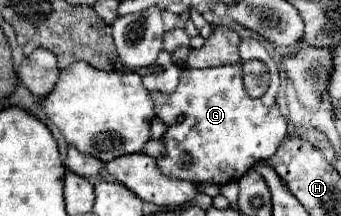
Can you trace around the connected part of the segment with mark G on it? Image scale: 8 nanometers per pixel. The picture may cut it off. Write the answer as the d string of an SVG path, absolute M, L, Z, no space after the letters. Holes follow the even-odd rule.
M242 39L240 59L242 63L260 59L270 69L270 87L262 97L252 99L246 95L242 83L242 65L222 65L218 69L184 69L174 93L150 91L156 115L166 125L166 133L160 137L166 153L154 157L158 169L164 175L192 181L196 185L226 185L240 179L246 169L250 171L258 159L270 159L288 137L288 125L276 103L280 81L274 59L256 39ZM178 115L184 115L182 123L176 121Z

